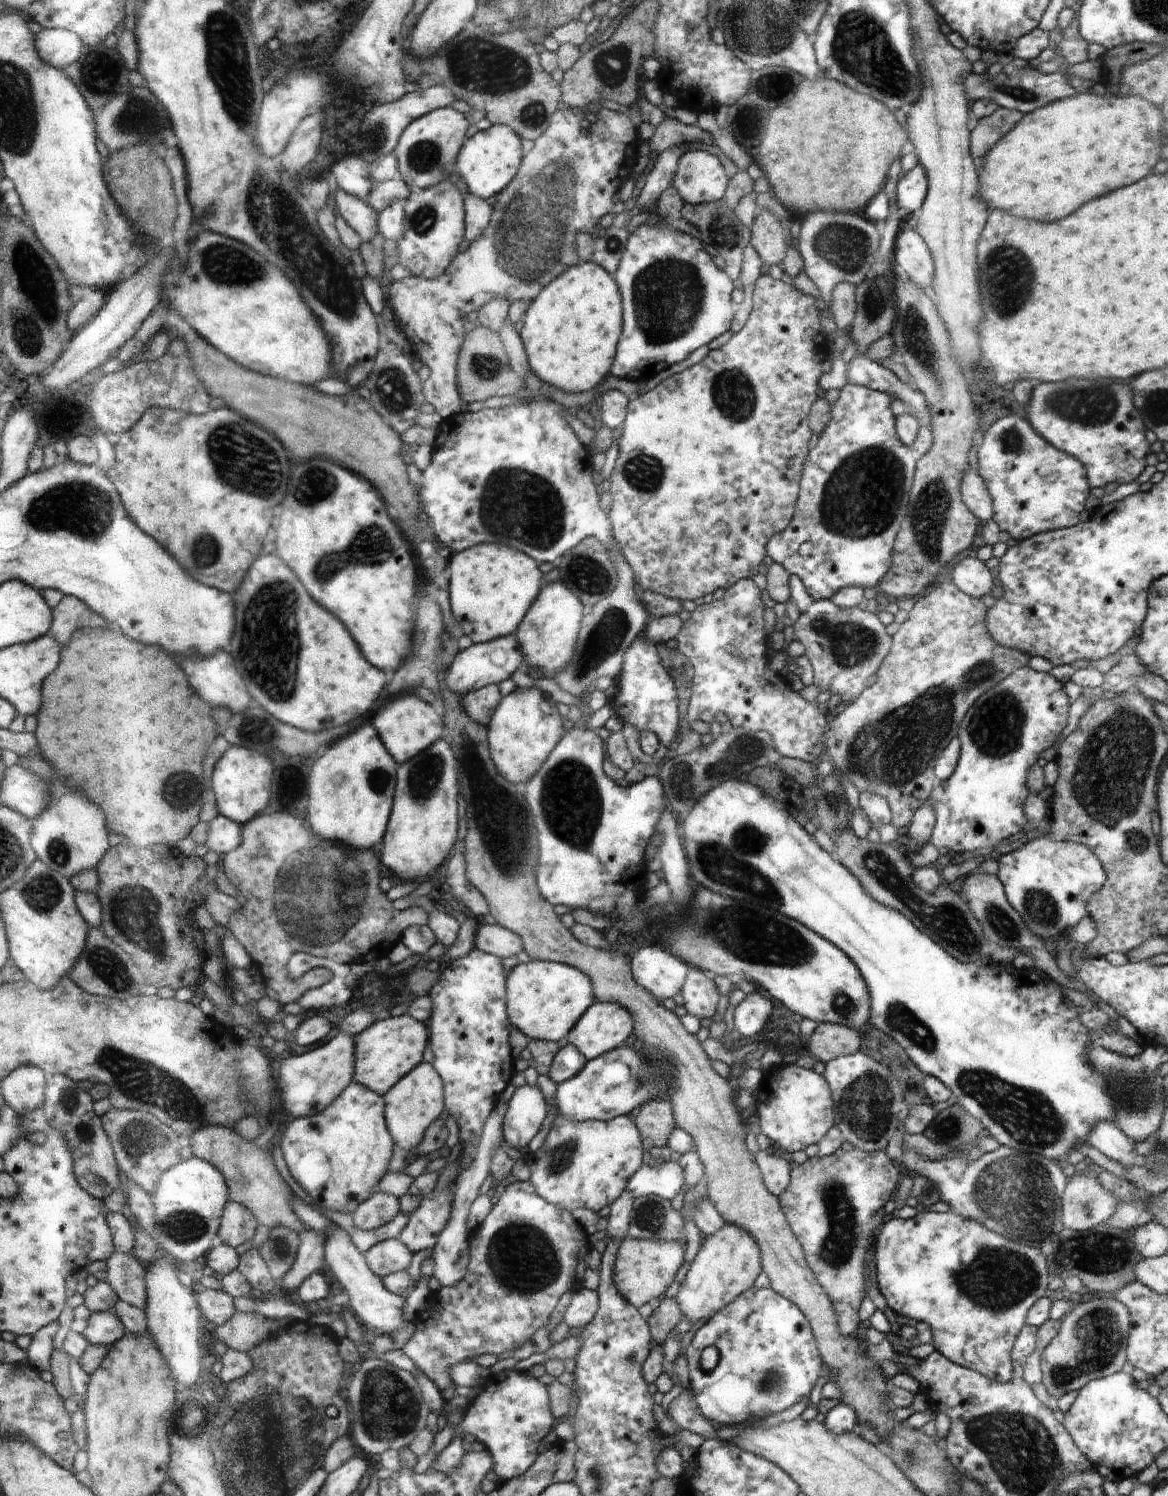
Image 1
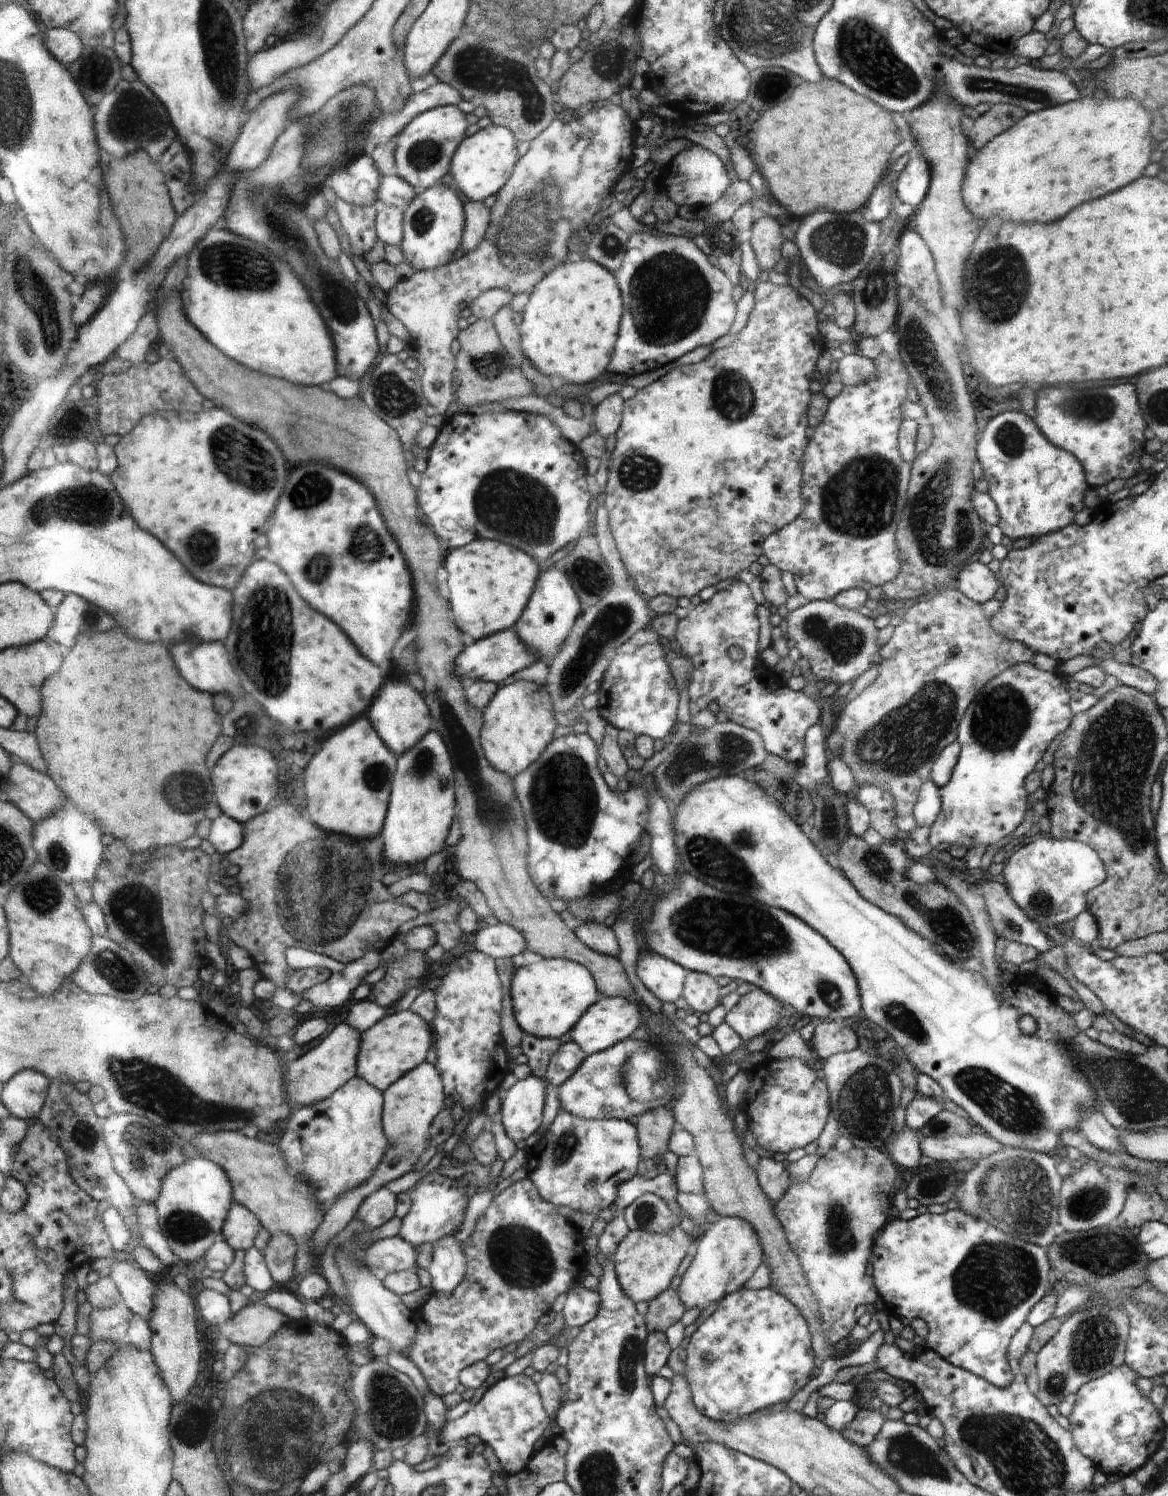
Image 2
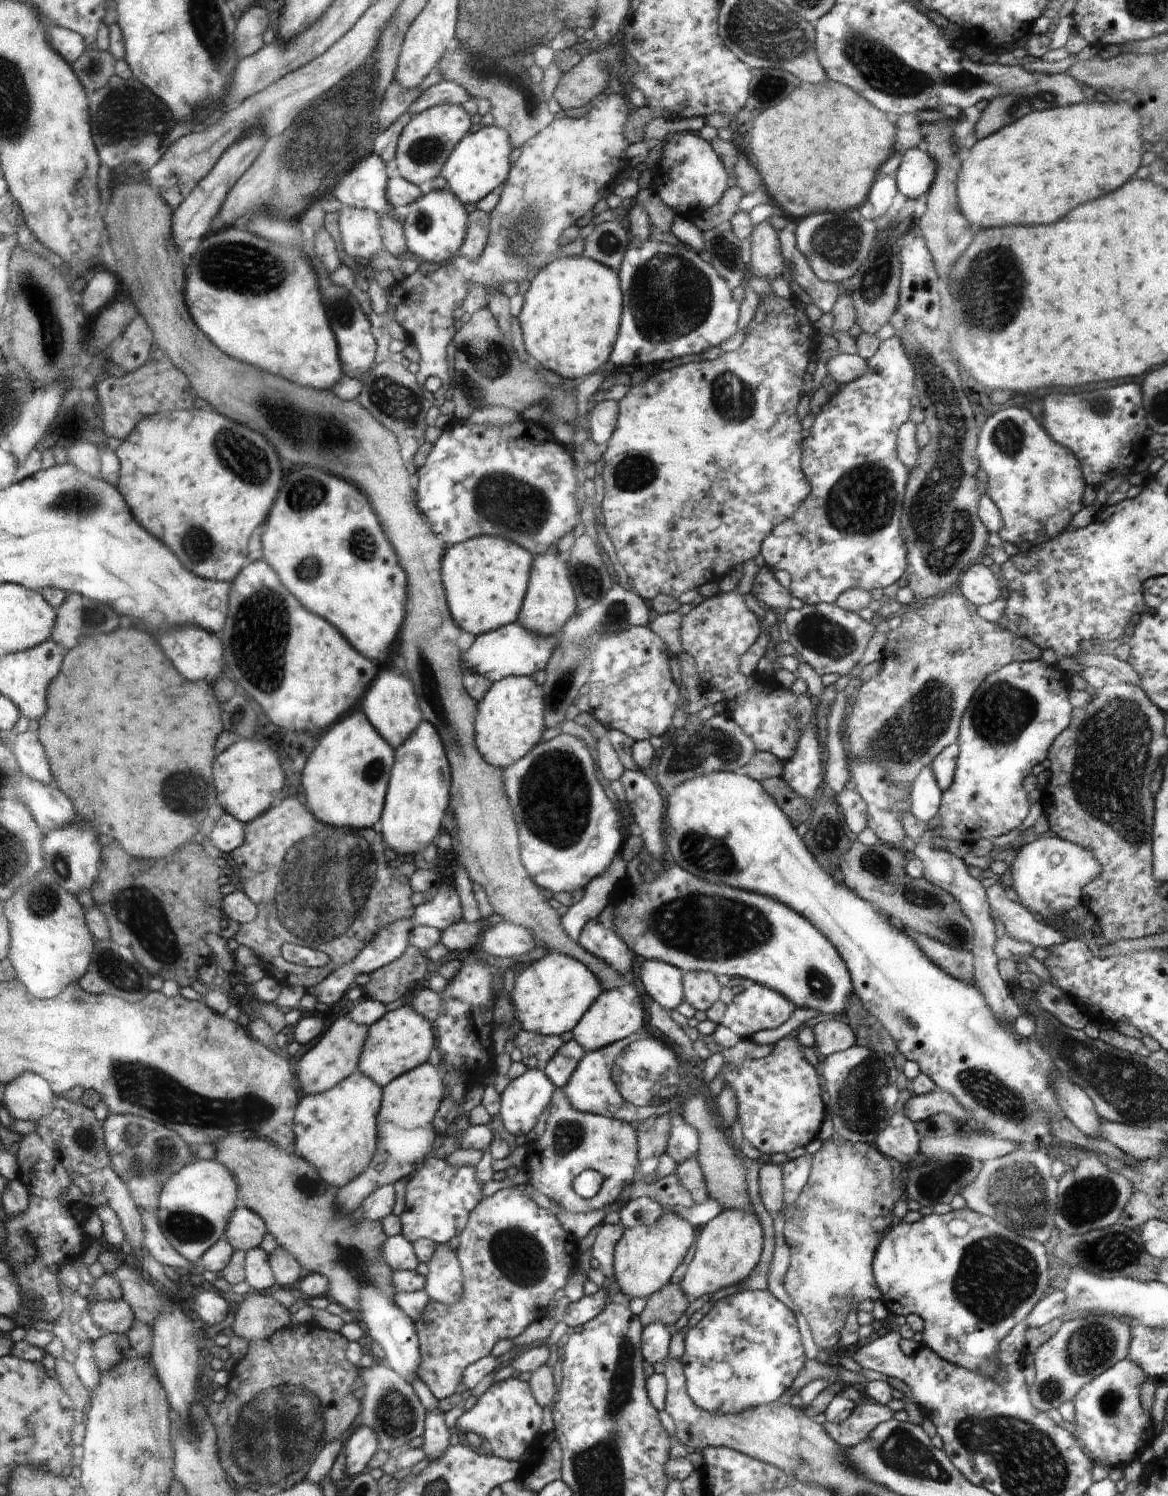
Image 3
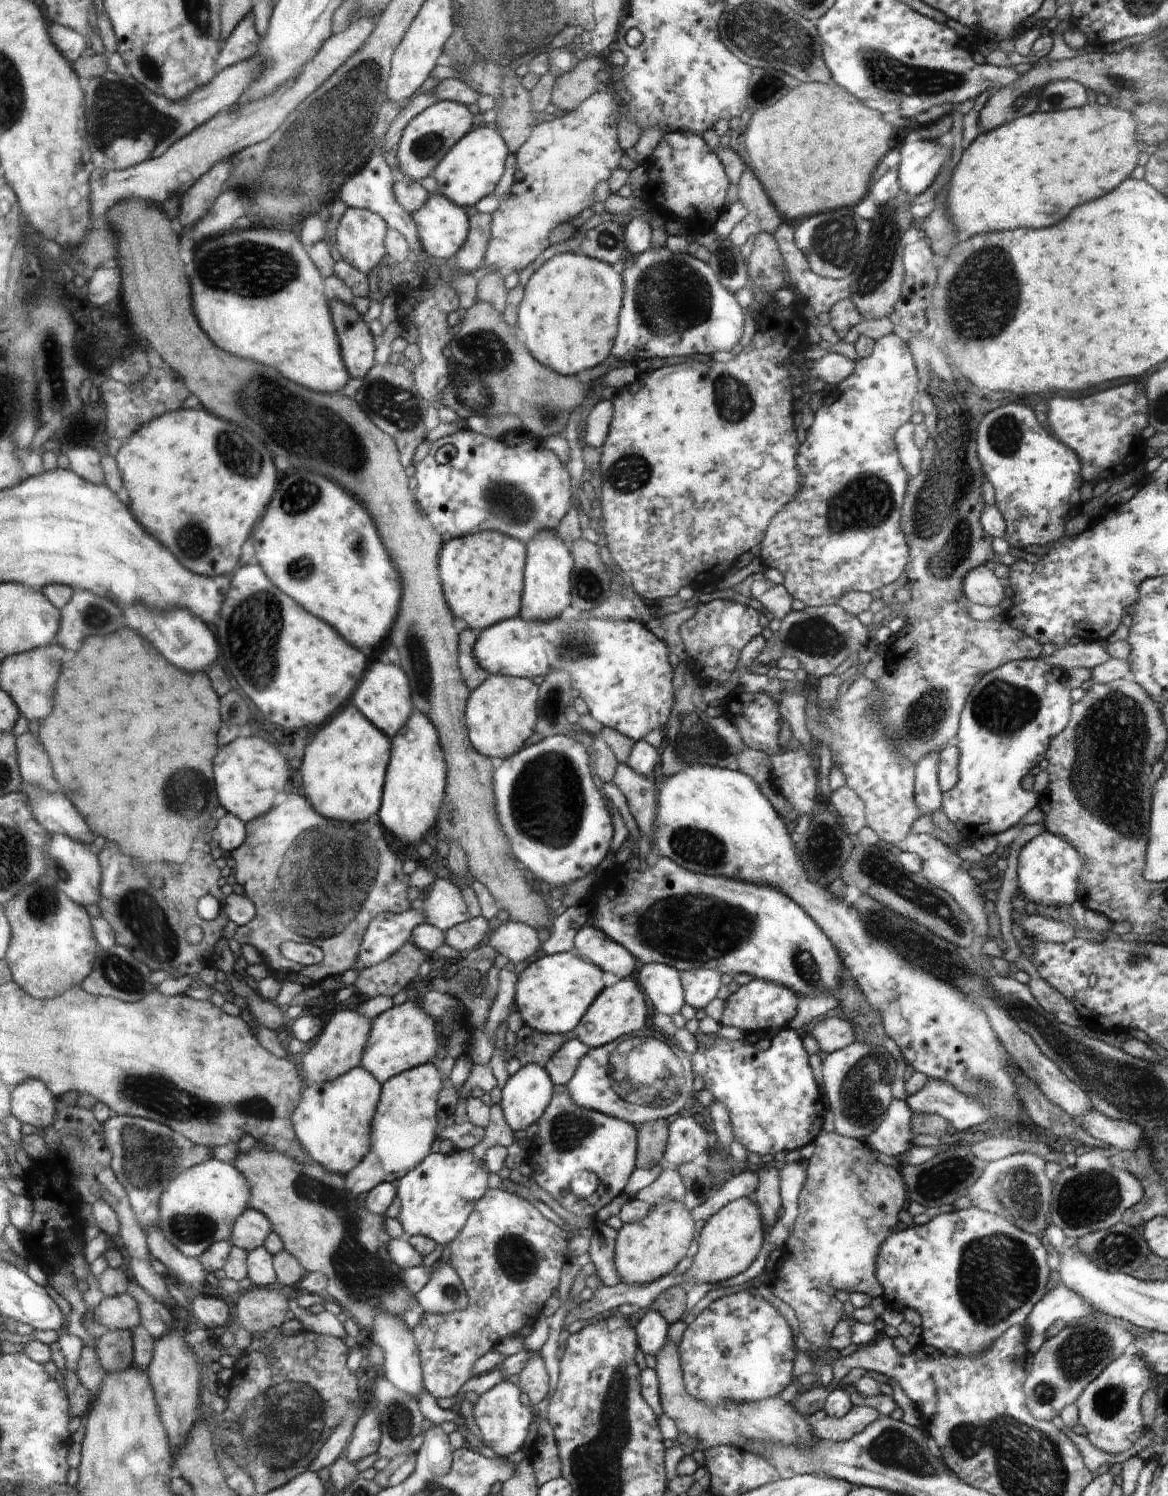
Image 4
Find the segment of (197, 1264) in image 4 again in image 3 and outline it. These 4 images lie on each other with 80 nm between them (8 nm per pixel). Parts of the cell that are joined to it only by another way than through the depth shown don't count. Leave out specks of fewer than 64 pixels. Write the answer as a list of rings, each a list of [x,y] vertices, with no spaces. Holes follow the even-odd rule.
[[[141,1211],[147,1230],[146,1244],[148,1252],[163,1265],[191,1271],[195,1267],[195,1263],[178,1252],[176,1247],[168,1240],[160,1226],[161,1222],[156,1211]]]

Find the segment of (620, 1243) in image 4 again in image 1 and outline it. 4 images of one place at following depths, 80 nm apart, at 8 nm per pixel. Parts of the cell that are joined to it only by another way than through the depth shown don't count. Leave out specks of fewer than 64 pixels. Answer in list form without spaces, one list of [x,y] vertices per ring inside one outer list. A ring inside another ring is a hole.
[[[654,1239],[622,1240],[617,1254],[613,1276],[614,1284],[618,1292],[632,1305],[640,1308],[646,1302],[662,1296],[670,1282],[674,1280],[678,1268],[682,1266],[682,1256],[685,1255],[684,1241],[657,1241]]]

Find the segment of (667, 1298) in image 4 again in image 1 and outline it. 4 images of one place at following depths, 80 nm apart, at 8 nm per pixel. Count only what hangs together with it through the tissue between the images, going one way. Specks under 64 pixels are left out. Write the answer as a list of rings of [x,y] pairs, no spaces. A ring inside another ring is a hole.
[[[665,1297],[660,1305],[653,1310],[647,1319],[652,1329],[654,1340],[662,1347],[668,1334],[682,1322],[683,1314],[679,1309],[677,1299],[669,1300]]]

